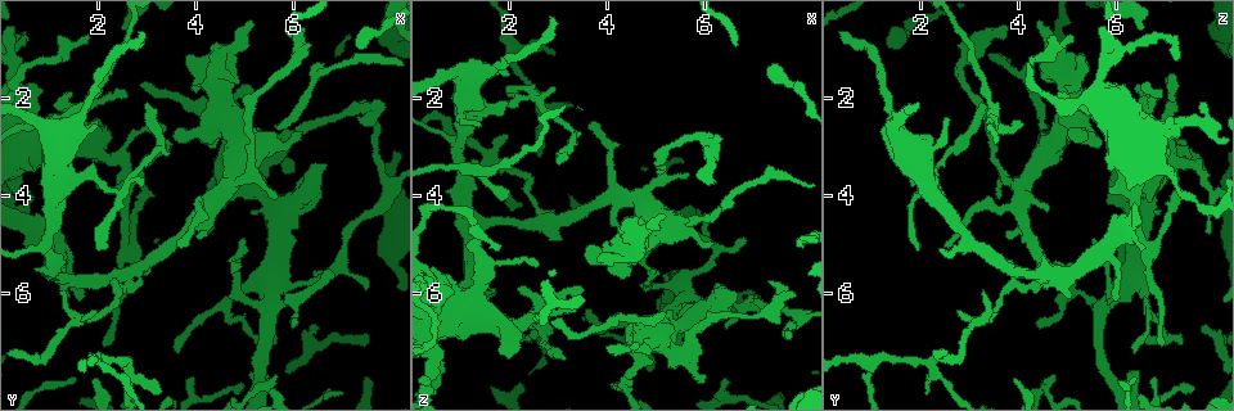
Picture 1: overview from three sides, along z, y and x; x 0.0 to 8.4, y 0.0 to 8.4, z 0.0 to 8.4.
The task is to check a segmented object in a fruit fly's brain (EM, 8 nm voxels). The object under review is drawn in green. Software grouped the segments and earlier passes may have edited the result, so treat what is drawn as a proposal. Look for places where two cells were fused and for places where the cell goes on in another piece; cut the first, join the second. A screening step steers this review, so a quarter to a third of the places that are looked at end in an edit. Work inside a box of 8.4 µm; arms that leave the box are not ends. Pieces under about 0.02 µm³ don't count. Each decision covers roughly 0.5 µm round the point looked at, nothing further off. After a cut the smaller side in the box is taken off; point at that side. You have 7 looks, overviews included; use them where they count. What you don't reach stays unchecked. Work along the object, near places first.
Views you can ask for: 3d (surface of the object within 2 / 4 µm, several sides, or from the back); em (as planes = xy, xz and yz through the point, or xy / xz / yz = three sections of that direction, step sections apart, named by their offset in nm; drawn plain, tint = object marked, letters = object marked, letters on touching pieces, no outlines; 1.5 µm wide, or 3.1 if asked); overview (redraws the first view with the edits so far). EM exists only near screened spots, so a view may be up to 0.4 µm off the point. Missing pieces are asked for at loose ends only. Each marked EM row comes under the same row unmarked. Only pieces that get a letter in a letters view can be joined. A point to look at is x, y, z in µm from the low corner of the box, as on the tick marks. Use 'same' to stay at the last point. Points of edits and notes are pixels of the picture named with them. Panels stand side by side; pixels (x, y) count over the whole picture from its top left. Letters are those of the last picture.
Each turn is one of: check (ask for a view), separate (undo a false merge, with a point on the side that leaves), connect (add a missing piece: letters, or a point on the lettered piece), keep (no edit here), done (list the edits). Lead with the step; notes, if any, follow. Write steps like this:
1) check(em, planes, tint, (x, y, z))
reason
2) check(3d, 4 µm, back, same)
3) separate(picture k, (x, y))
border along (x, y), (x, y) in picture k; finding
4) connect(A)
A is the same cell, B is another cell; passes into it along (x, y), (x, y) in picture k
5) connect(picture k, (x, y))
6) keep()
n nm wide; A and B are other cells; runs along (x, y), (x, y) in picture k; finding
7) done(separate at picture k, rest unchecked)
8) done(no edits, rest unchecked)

check(em, xz, step 8, letters, (5.70, 5.75, 6.15))
two arms at a narrow angle

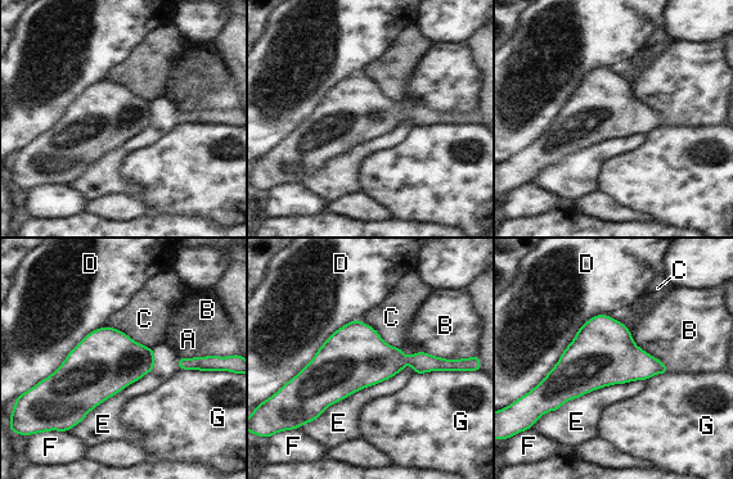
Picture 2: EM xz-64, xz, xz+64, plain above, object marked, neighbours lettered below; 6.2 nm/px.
keep()
A, B, C, D, E, F and G are other cells; border along (410, 364), (329, 405), (304, 425) in picture 2; continuous, no second cell

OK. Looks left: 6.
check(3d, 4 µm, (1.40, 2.45, 2.60))
thin end

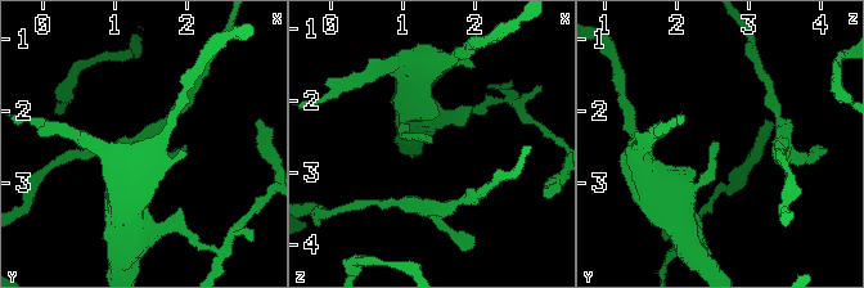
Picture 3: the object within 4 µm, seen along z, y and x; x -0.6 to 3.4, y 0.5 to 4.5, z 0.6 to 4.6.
check(em, xz, step 4, letters, (1.45, 2.45, 2.60))

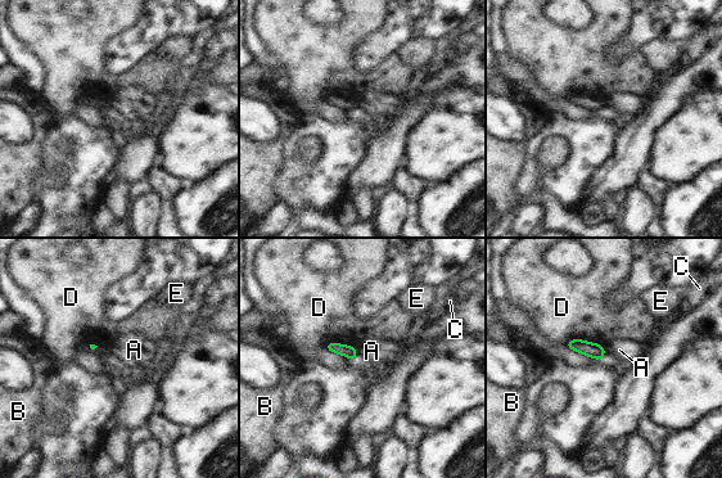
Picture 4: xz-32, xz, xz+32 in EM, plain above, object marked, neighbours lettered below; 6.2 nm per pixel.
check(em, planes, letters, same)

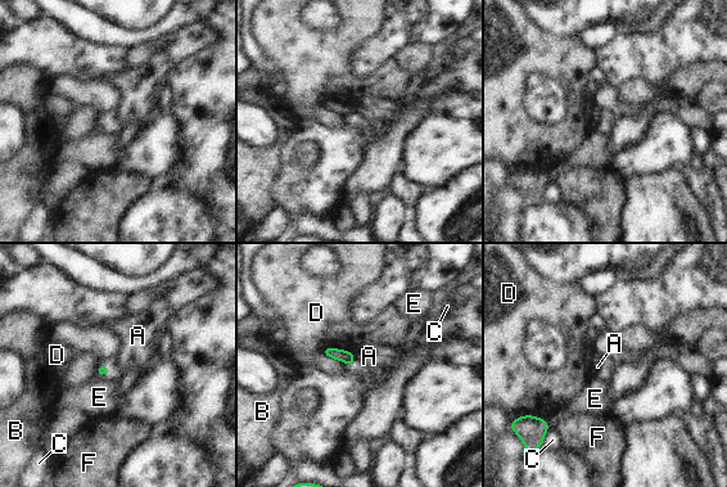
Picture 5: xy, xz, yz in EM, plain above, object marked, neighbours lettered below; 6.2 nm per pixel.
keep()
A, B, C, D, E and F are other cells; border along (352, 352), (355, 364) in picture 5; no lettered piece goes on from it

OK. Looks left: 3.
check(em, planes, letters, (1.80, 0.80, 5.10))
an open end

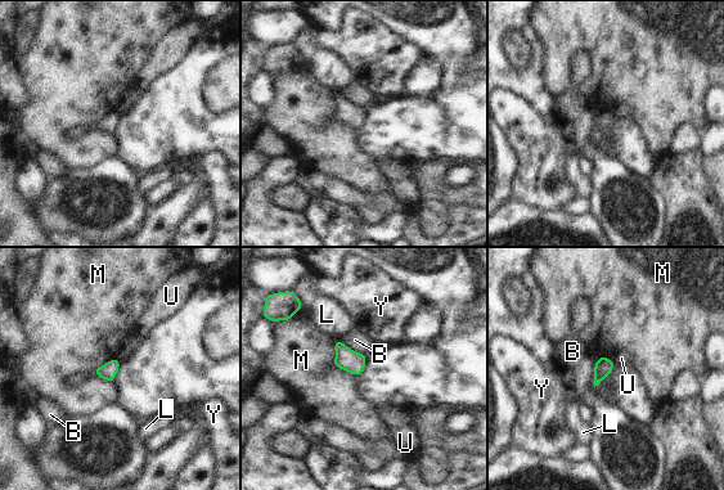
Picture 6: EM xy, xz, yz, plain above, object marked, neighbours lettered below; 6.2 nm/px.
keep()
100 nm wide; B, L, M, U and Y are other cells; border along (605, 356), (608, 356), (616, 364) in picture 6; none of them fits

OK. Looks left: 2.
done(no edits, rest unchecked)

